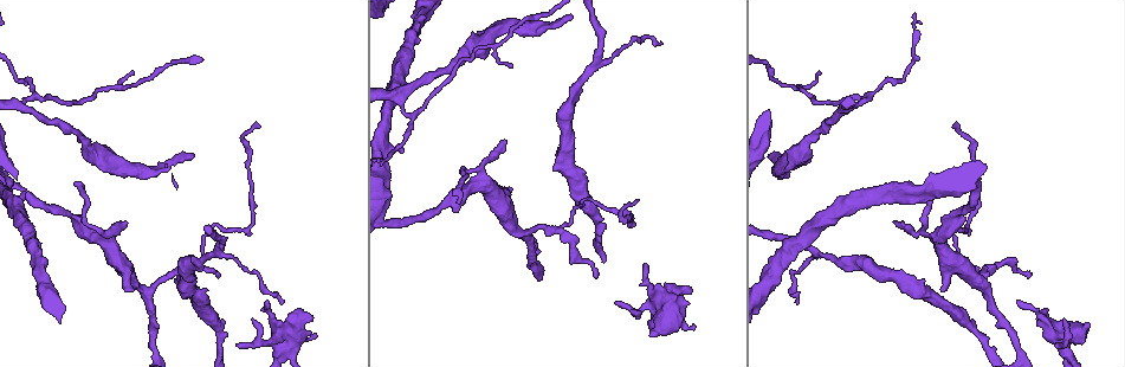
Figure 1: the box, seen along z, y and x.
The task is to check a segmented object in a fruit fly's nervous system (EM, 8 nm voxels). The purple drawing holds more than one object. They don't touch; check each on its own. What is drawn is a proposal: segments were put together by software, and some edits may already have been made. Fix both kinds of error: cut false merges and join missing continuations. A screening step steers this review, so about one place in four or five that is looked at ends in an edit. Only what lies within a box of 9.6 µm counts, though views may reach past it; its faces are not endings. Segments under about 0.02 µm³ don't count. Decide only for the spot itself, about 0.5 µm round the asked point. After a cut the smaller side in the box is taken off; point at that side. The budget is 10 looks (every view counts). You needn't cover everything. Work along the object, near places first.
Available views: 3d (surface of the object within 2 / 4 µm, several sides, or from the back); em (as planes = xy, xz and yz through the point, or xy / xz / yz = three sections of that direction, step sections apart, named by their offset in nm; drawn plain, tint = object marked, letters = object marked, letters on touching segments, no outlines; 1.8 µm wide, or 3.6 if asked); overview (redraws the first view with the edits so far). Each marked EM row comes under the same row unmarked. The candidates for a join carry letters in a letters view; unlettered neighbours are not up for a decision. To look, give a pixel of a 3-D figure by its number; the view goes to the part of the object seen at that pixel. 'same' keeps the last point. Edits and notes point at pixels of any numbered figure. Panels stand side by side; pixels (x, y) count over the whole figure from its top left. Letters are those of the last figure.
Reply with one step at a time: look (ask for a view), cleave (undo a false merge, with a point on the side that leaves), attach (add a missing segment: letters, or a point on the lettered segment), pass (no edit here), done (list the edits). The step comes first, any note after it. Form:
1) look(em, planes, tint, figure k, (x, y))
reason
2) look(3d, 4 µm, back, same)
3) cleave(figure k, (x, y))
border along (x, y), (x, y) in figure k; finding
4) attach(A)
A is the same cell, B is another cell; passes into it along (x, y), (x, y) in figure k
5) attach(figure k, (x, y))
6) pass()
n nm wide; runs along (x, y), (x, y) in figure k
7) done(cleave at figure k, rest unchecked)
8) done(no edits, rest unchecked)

look(3d, 2 µm, figure 1, (940, 291))
branch stops here

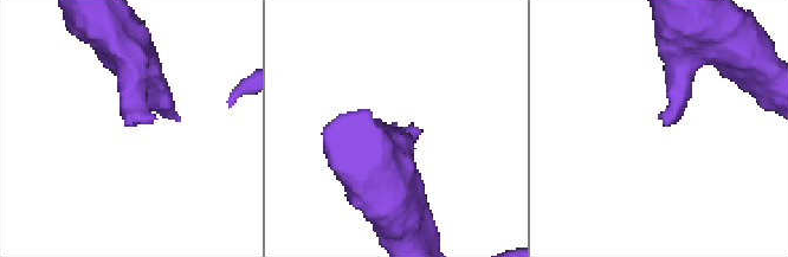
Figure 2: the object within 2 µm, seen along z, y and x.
look(em, xy, step 4, letters, figure 2, (152, 122))
shape alone is not enough

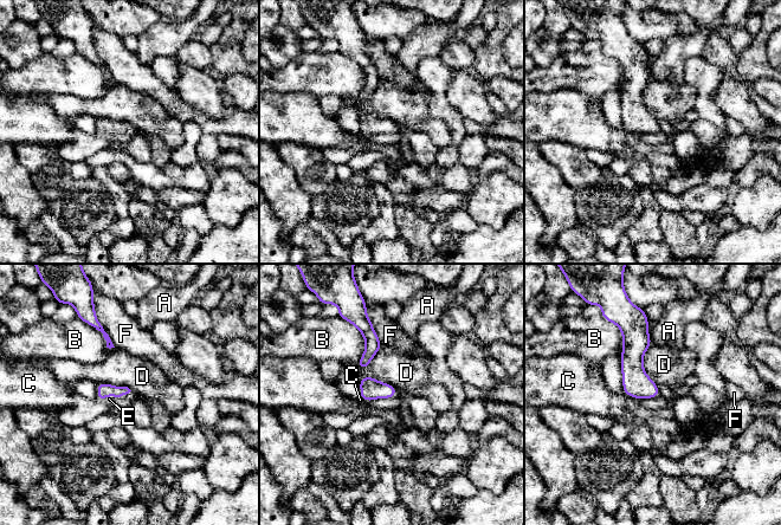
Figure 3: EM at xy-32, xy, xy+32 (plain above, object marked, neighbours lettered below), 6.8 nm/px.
attach(E)
E is the same cell, A, B, C, D and F are other cells; passes into it along (103, 389), (116, 397), (130, 396) in figure 3; it goes on there

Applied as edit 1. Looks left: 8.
look(overview)
redraw

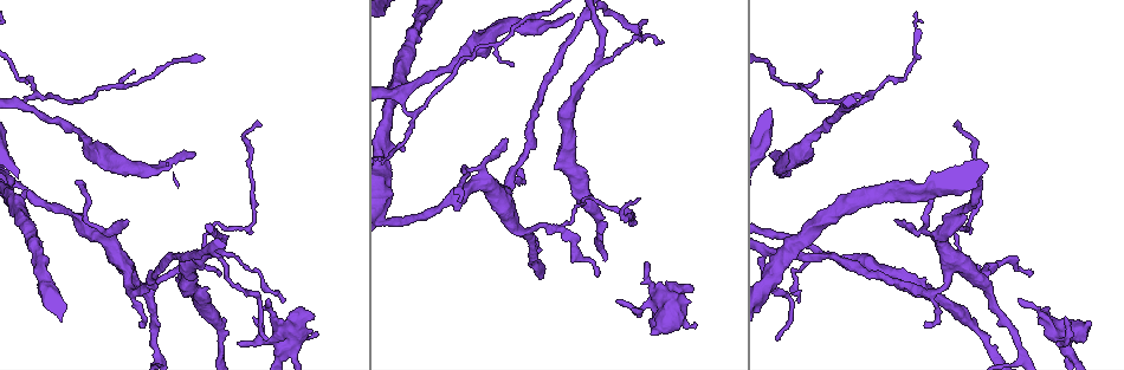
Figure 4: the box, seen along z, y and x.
look(em, 3.6 µm, planes, letters, figure 4, (387, 223))
sudden change in width

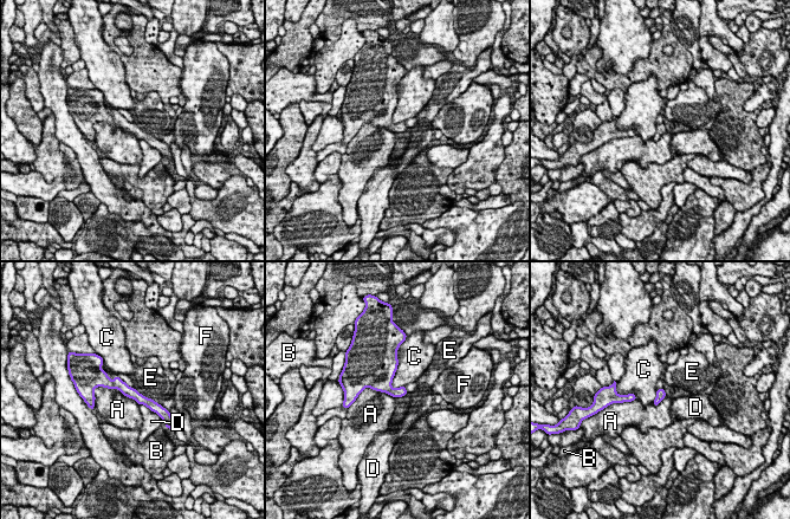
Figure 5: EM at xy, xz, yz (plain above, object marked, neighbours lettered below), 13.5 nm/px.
pass()
130 nm wide; A, B, C, D, E and F are other cells; one neuron here

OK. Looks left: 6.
look(3d, 2 µm, figure 4, (848, 109))
three arms meet

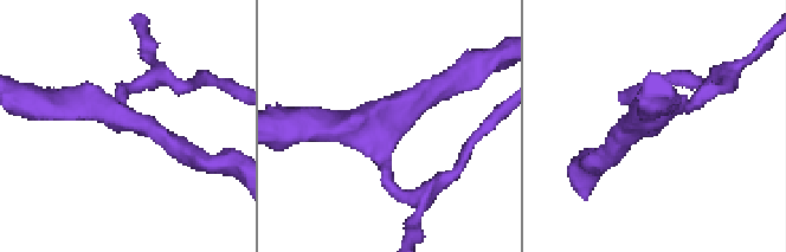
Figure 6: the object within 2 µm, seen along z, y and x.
look(em, xz, step 8, tint, figure 6, (120, 118))

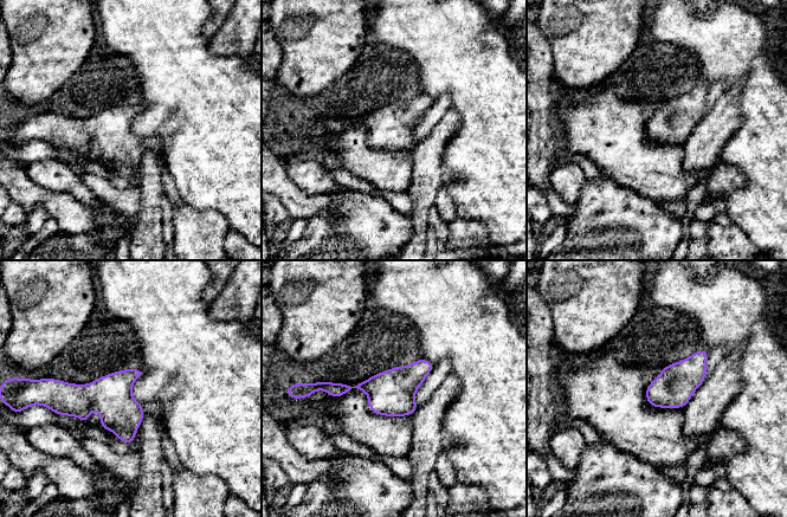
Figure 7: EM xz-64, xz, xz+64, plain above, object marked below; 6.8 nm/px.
look(em, planes, letters, same)

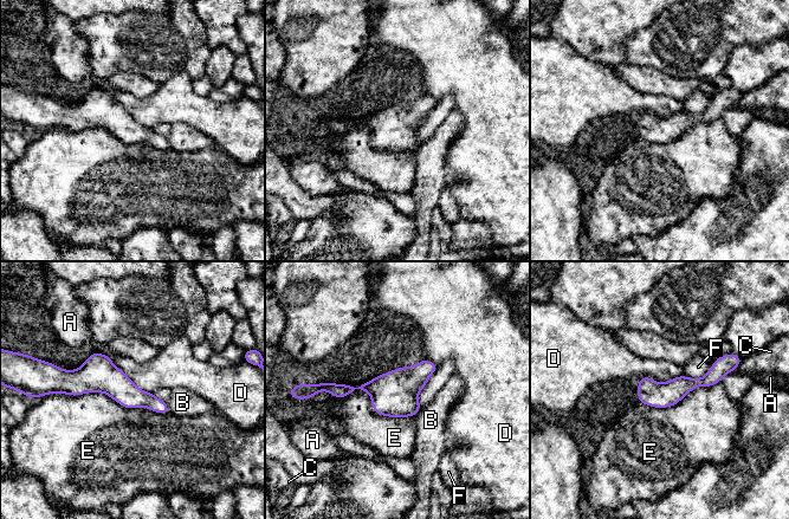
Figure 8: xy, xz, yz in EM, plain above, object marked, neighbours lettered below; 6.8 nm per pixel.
pass()
A, B, C, D, E and F are other cells; border along (110, 356), (140, 388), (152, 393) in figure 8; all the same neuron

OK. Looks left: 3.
look(3d, 2 µm, figure 4, (460, 201))

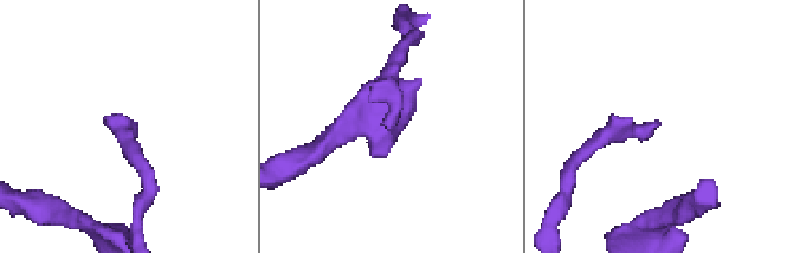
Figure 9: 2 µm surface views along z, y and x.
look(em, 3.6 µm, planes, letters, figure 9, (657, 121))

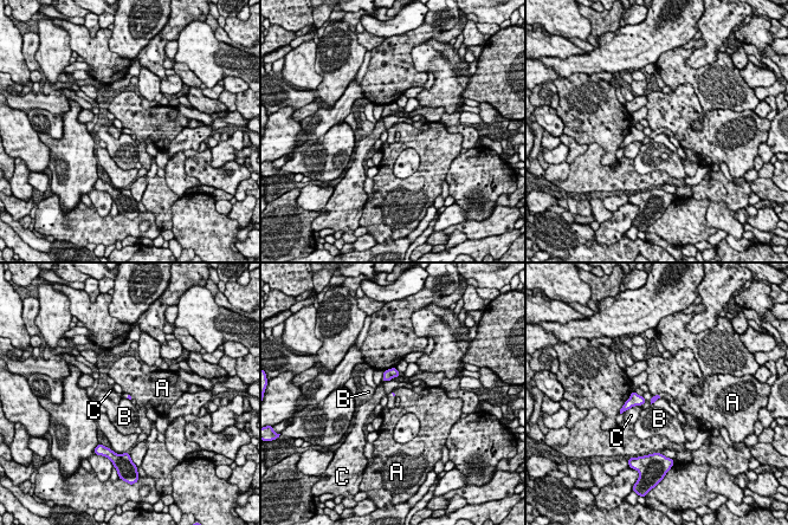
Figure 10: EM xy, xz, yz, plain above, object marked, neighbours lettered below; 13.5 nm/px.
pass()
C touches over 260 nm; A, B and C are other cells; border along (658, 394), (653, 396) in figure 10; none of them fits

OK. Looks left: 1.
done(attach at figure 3, rest unchecked)

